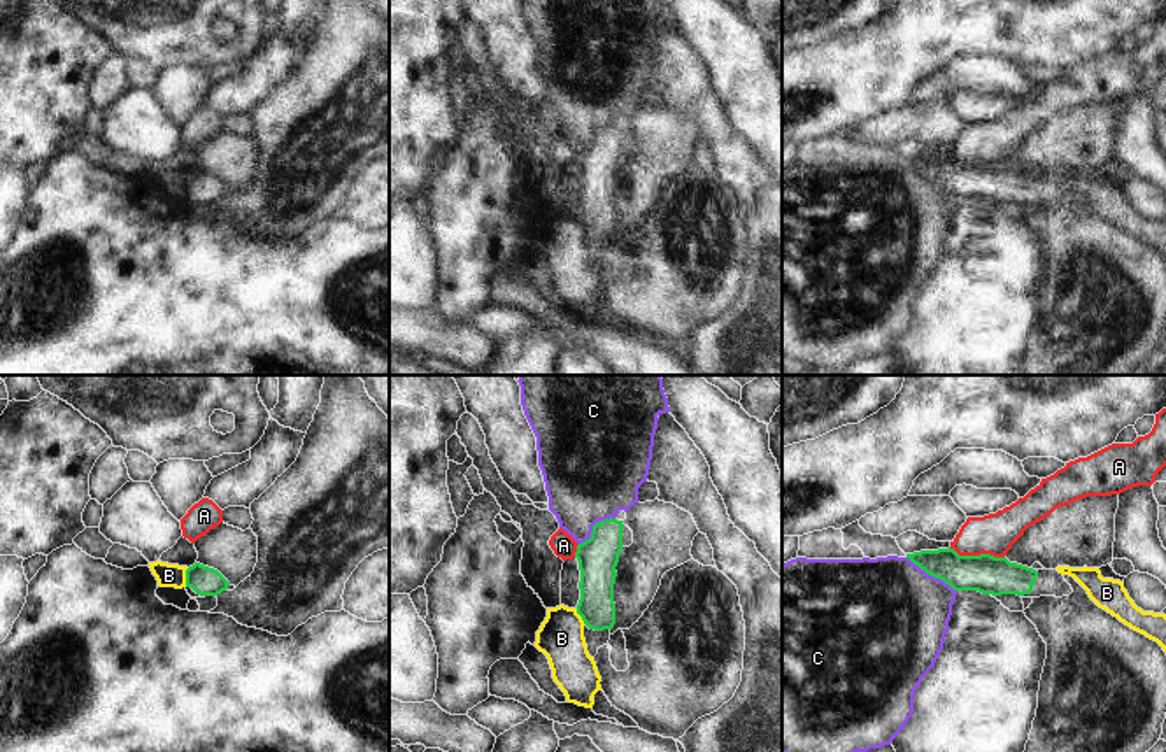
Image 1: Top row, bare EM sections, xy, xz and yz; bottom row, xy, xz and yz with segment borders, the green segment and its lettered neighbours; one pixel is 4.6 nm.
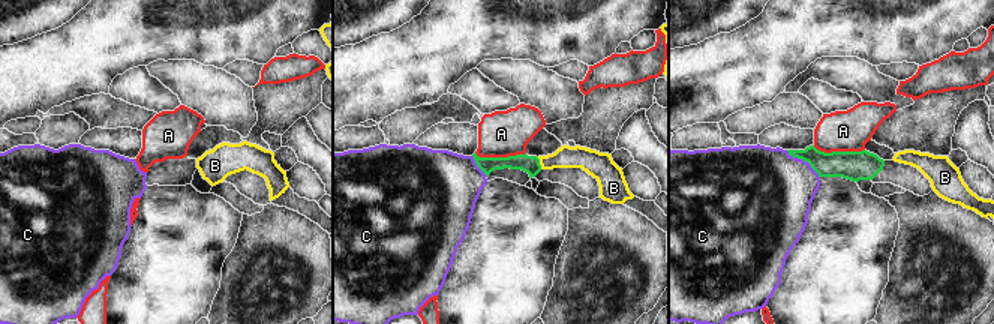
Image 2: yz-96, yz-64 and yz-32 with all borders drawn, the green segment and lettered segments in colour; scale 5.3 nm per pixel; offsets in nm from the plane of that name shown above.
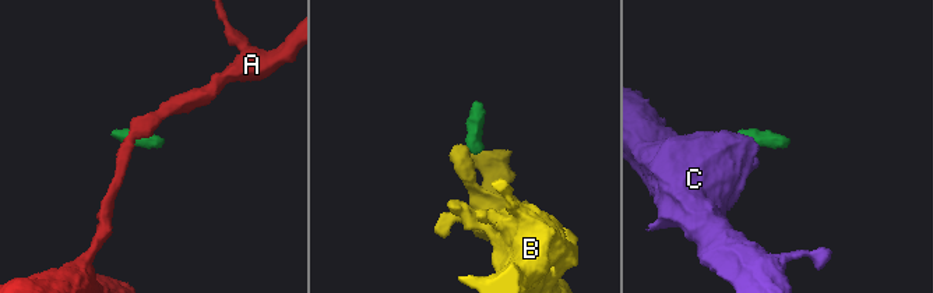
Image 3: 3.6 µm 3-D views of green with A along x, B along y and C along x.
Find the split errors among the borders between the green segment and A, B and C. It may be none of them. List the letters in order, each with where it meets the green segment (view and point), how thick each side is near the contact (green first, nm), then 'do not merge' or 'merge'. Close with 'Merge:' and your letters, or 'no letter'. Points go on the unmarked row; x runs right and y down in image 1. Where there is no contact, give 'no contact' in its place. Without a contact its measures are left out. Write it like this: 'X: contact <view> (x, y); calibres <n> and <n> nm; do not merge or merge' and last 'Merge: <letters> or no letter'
A: contact yz (977, 163); calibres 180 and 190 nm; do not merge
B: contact xy (186, 184); calibres 140 and 110 nm; do not merge
C: contact yz (931, 183); calibres 180 and 480 nm; do not merge
Merge: no letter

